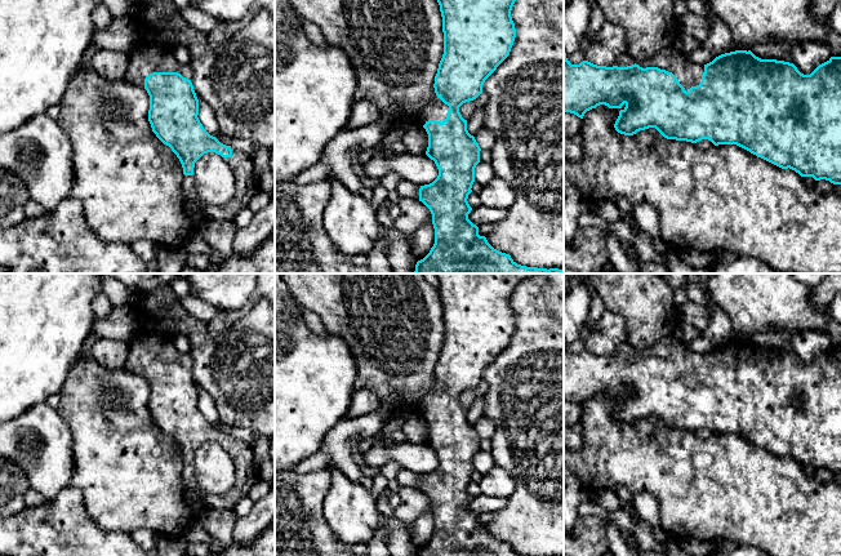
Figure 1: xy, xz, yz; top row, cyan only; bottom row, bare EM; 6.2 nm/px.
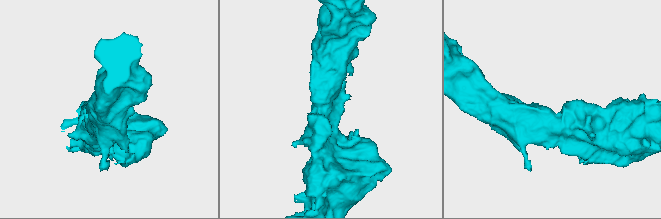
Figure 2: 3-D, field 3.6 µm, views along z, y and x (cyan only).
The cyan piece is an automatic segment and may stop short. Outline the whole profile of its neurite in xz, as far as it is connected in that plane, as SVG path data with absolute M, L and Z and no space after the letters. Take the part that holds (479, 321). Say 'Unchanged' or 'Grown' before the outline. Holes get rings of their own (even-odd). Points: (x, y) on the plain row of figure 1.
Grown. M436 273L442 306L444 343L435 365L435 388L418 402L418 413L428 423L426 444L439 458L437 467L419 477L419 490L432 503L435 533L415 556L526 556L517 553L510 543L494 538L468 508L472 497L467 488L472 481L481 437L468 422L467 409L462 406L459 396L482 382L485 369L510 344L516 326L511 299L517 285L533 275Z

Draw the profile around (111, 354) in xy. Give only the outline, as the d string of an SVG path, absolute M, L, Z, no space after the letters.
M98 339L94 342L90 357L108 370L124 368L129 355L129 343L117 339Z

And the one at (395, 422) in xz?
M400 410L395 414L392 414L387 422L384 423L384 427L382 430L382 435L390 435L393 433L404 426L404 423L410 418L413 413L406 412L406 410Z

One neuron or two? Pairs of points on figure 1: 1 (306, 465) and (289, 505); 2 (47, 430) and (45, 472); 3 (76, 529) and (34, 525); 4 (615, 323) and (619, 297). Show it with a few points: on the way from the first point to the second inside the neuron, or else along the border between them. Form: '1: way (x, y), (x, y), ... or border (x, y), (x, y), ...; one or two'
1: border (325, 468), (306, 472), (290, 471); two
2: way (49, 440), (47, 462); one
3: way (66, 529), (44, 529); one
4: border (605, 310), (617, 312), (623, 319), (628, 342); two

